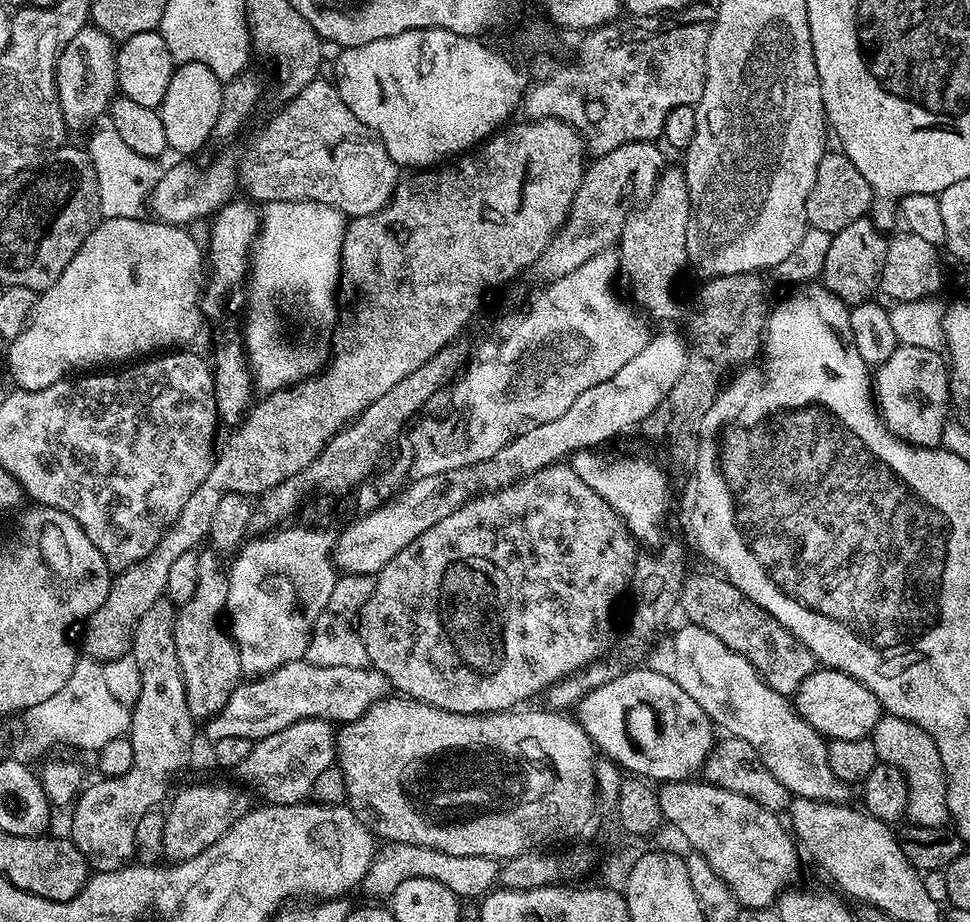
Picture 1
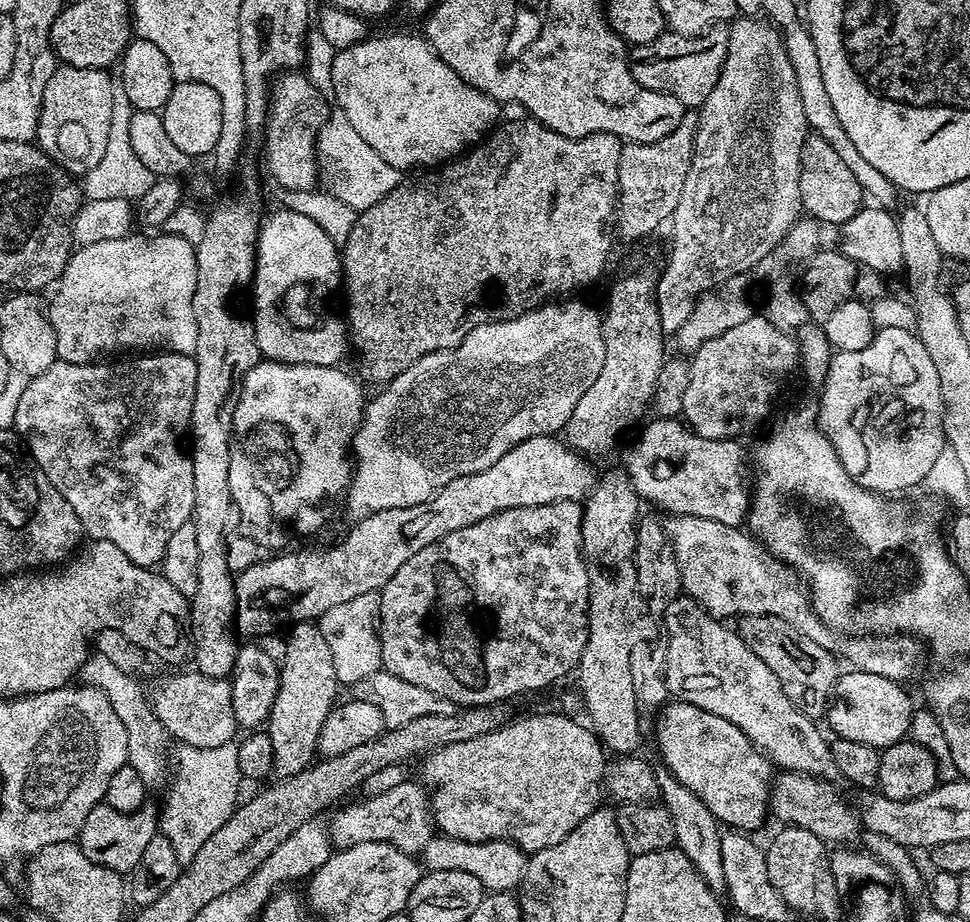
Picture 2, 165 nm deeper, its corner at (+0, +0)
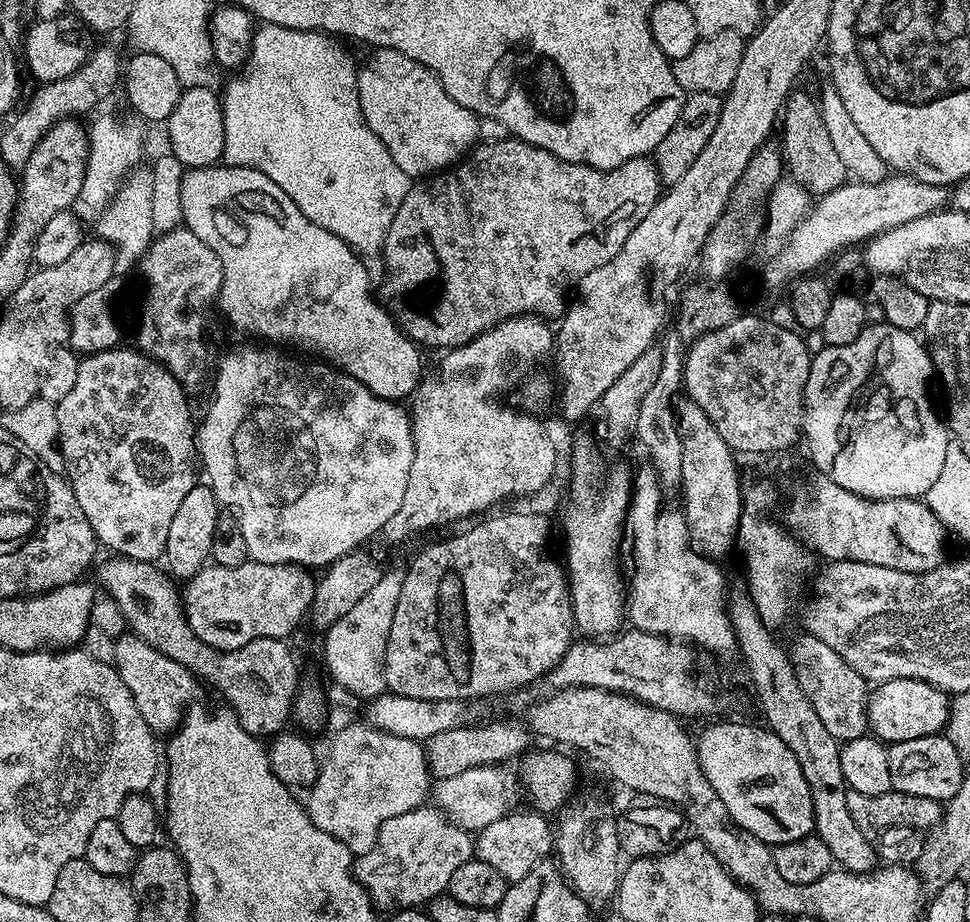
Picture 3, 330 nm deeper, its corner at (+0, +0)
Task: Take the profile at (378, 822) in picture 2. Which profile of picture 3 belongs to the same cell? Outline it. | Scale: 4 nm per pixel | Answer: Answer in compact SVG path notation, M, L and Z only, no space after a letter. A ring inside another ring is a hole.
M487 764L474 766L474 770L465 770L463 774L454 774L454 778L436 780L434 784L434 804L448 819L457 826L473 834L481 828L490 826L490 822L498 822L498 818L507 816L517 807L522 797L522 780L508 766Z

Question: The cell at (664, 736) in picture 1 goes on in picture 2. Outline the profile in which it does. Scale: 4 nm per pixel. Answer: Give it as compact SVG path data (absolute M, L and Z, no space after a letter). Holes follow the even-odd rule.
M673 699L671 702L665 704L658 713L658 719L660 719L660 721L656 724L656 744L660 747L661 754L664 755L663 767L667 769L667 771L672 772L691 792L698 794L698 798L702 798L702 802L706 802L706 806L716 815L716 819L720 821L721 825L727 826L732 830L752 830L748 828L762 827L764 819L769 819L770 816L774 765L755 744L752 744L750 738L746 738L746 734L742 734L742 730L738 730L738 726L734 726L734 722L726 722L726 718L718 718L718 714L710 714L706 710L702 710L698 706L694 706L685 700Z

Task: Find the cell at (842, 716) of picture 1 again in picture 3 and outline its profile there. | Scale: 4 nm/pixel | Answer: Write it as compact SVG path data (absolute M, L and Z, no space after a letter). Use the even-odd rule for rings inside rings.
M894 678L879 681L868 694L868 726L871 735L888 744L897 744L898 742L910 742L910 738L926 738L943 733L944 723L948 721L949 703L949 693L944 692L941 688L935 688L925 680Z

